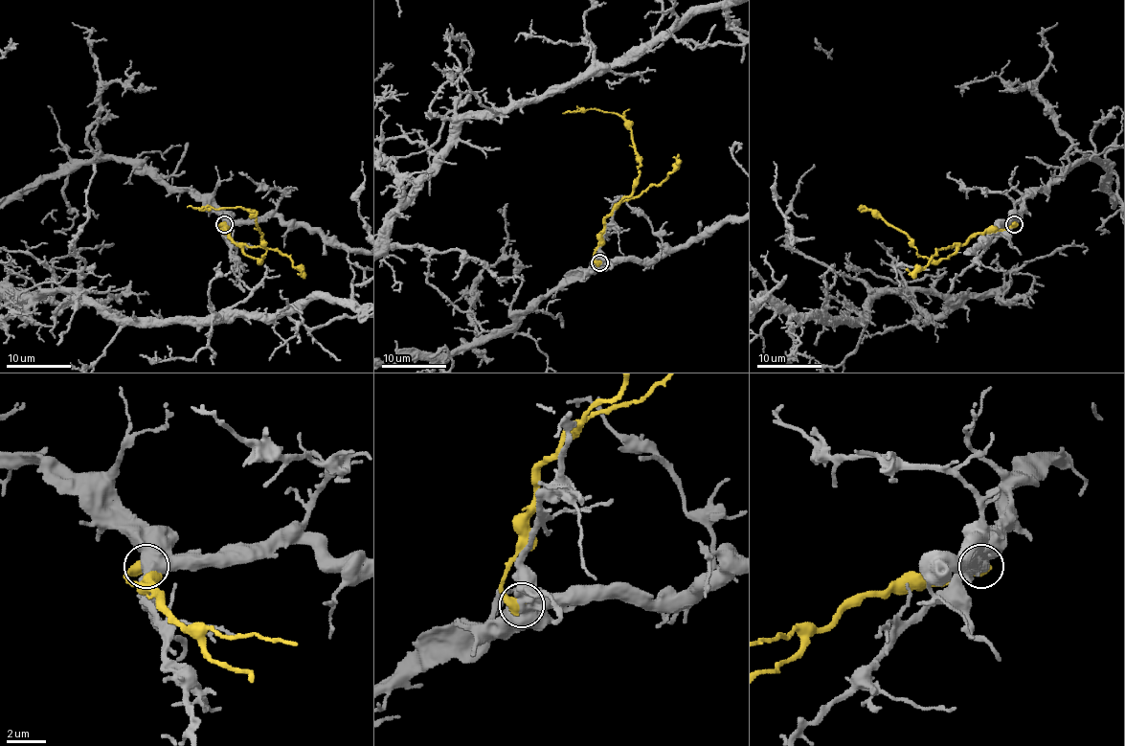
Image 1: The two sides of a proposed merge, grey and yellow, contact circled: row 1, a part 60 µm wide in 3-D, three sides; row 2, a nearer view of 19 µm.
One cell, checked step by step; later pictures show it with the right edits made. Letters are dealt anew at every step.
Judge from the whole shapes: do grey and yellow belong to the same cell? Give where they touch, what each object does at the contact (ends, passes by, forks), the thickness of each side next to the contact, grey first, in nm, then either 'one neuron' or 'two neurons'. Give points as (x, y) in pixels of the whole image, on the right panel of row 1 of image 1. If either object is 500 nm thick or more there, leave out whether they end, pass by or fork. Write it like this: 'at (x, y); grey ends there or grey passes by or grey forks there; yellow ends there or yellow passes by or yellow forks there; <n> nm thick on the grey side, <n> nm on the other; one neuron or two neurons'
at (1014, 224); 600 nm thick on the grey side, 600 nm on the other; two neurons

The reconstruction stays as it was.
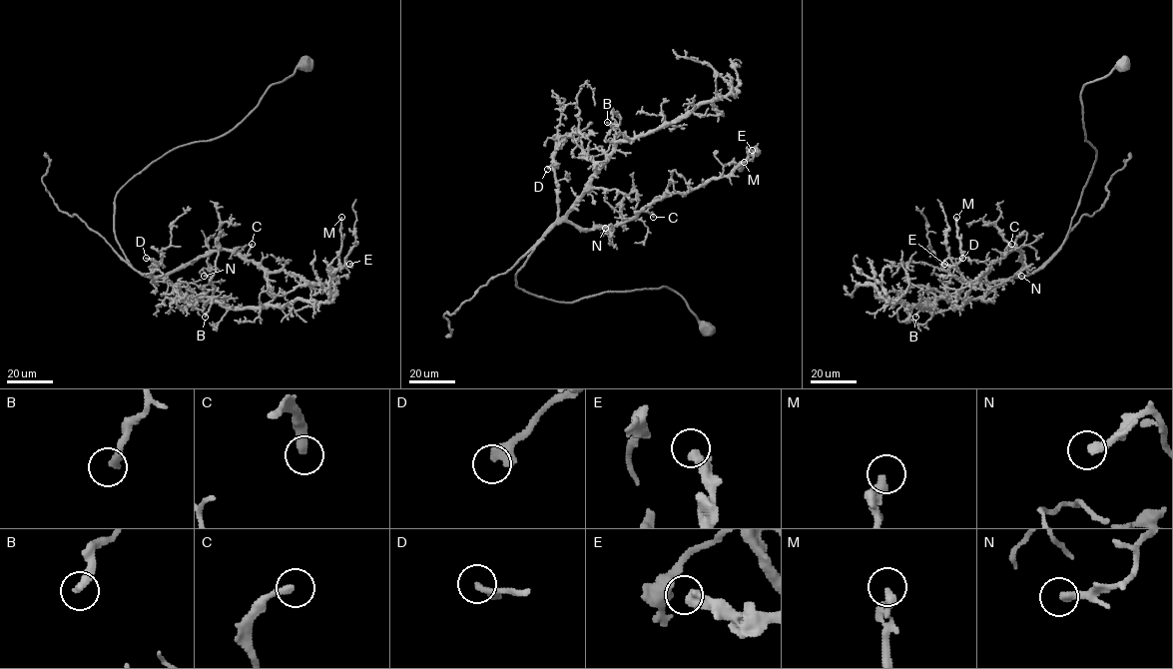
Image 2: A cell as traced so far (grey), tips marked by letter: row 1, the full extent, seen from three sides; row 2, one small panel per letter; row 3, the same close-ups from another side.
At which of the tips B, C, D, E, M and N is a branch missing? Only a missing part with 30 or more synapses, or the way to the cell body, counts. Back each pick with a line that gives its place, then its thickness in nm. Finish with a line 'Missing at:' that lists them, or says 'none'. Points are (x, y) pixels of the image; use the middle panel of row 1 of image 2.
C: place (653, 217); calibre 300 nm
M: place (744, 162); calibre 360 nm
Missing at: C, M

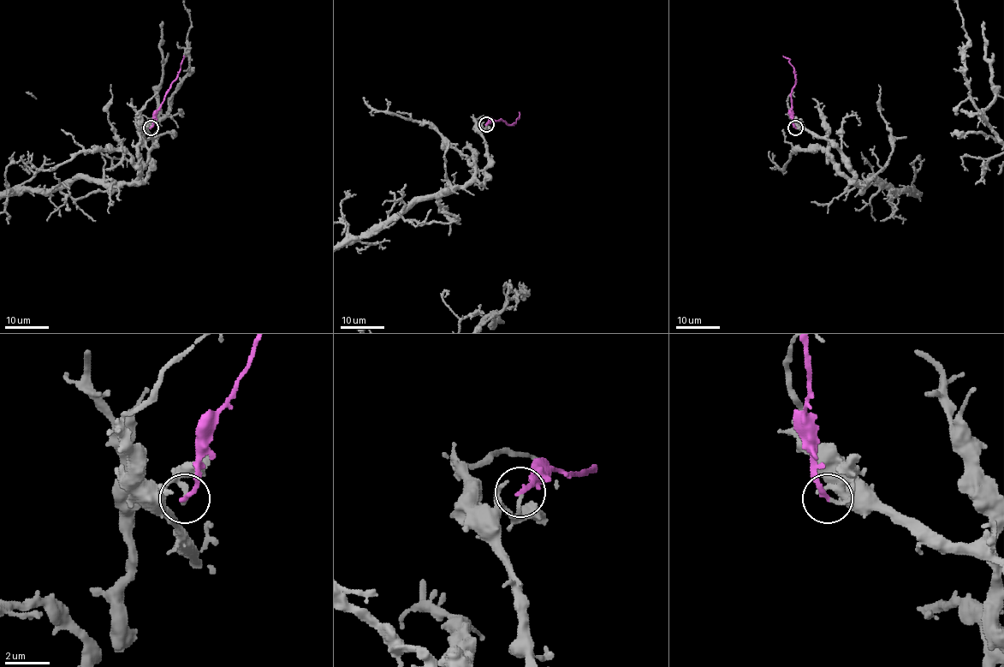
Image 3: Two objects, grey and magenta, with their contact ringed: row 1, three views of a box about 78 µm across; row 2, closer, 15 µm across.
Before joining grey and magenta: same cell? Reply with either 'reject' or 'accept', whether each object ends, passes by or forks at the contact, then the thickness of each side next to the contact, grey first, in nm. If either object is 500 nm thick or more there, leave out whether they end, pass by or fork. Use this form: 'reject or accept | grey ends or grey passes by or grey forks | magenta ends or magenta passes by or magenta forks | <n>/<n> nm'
accept | grey ends | magenta ends | 130/220 nm

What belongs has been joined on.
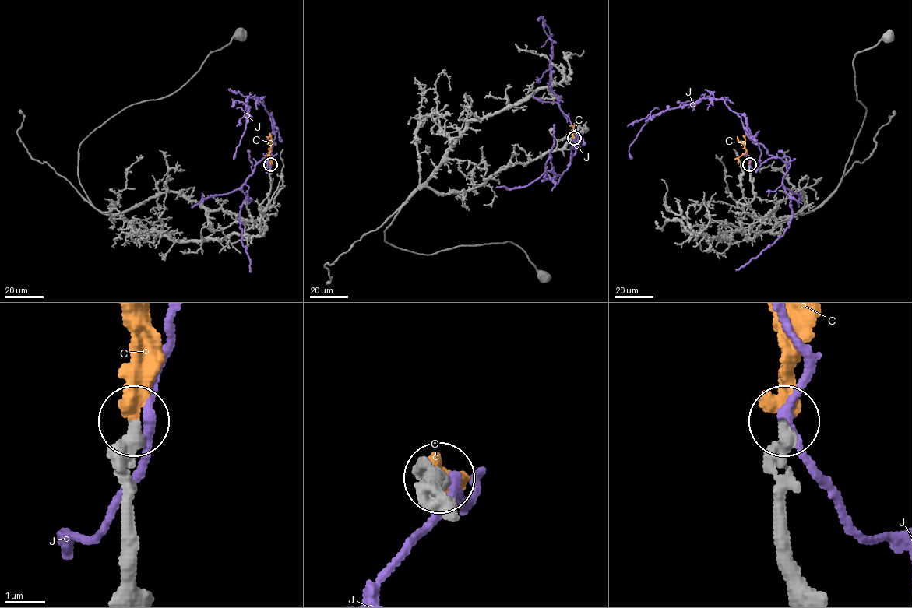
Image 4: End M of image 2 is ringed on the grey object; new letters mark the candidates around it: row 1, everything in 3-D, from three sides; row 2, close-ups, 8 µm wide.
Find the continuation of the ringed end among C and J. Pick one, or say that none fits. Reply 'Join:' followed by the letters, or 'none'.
Join: C

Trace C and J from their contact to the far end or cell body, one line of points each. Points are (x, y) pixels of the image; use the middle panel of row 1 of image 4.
C: (574, 138), (574, 128), (569, 125)
J: (575, 138), (571, 149), (575, 149), (578, 137), (550, 85), (550, 30), (544, 20), (537, 19)

